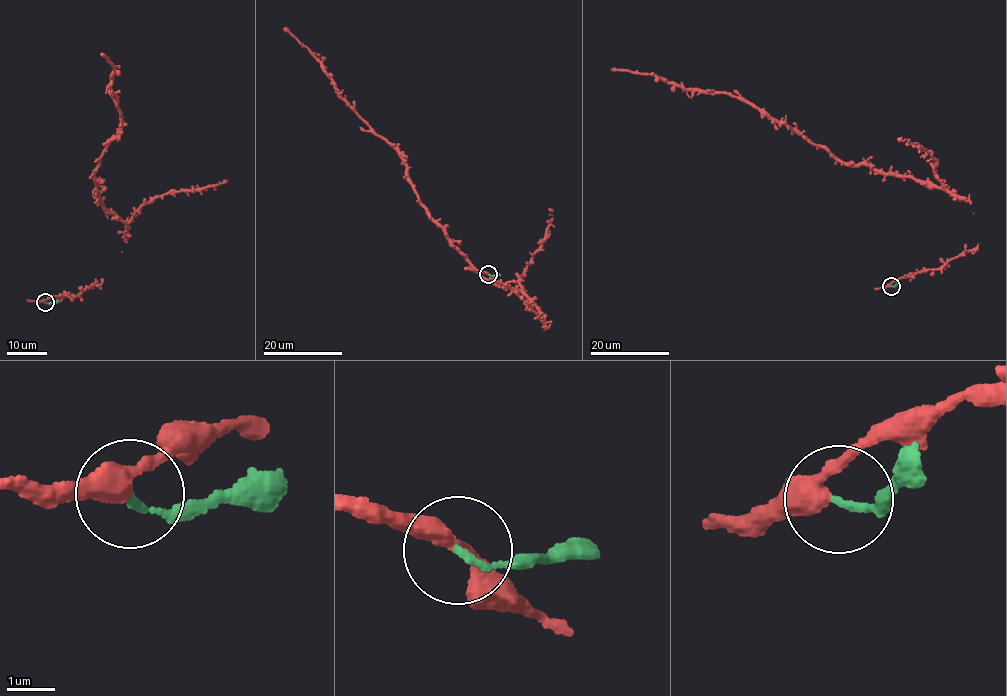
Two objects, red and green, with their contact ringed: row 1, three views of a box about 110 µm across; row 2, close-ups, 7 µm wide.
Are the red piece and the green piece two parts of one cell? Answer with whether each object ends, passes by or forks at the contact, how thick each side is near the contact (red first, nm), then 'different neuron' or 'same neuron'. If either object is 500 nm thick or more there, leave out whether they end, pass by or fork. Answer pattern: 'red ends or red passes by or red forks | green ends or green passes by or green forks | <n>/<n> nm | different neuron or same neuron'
red passes by | green ends | 320/130 nm | different neuron

